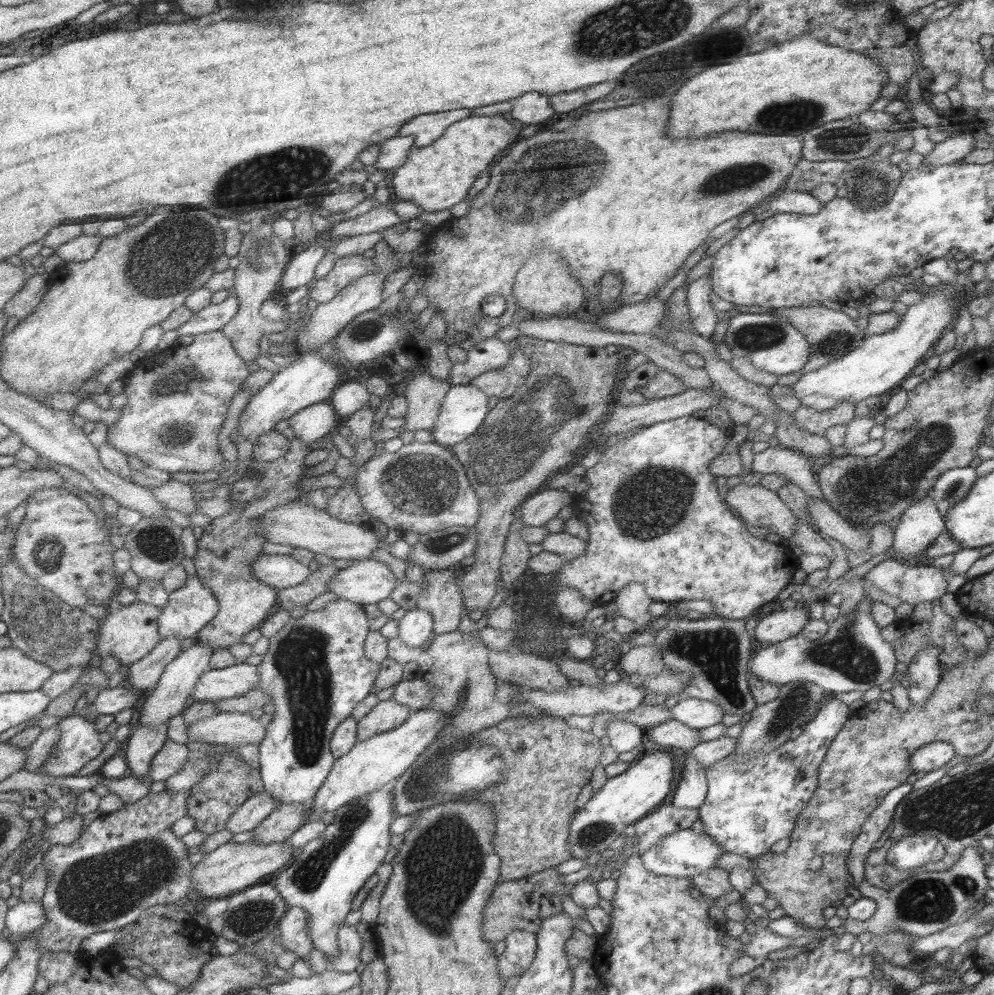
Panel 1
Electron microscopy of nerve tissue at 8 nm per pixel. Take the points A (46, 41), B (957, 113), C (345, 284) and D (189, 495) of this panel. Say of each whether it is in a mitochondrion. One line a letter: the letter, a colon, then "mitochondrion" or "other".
A: other
B: other
C: other
D: other

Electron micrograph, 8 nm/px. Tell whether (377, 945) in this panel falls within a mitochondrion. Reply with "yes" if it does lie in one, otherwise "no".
no

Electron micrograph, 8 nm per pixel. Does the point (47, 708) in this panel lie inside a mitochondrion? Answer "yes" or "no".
no

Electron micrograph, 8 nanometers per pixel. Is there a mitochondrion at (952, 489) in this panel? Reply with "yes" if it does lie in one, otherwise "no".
yes

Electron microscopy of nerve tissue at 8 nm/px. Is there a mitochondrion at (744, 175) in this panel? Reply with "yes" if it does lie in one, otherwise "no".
yes

